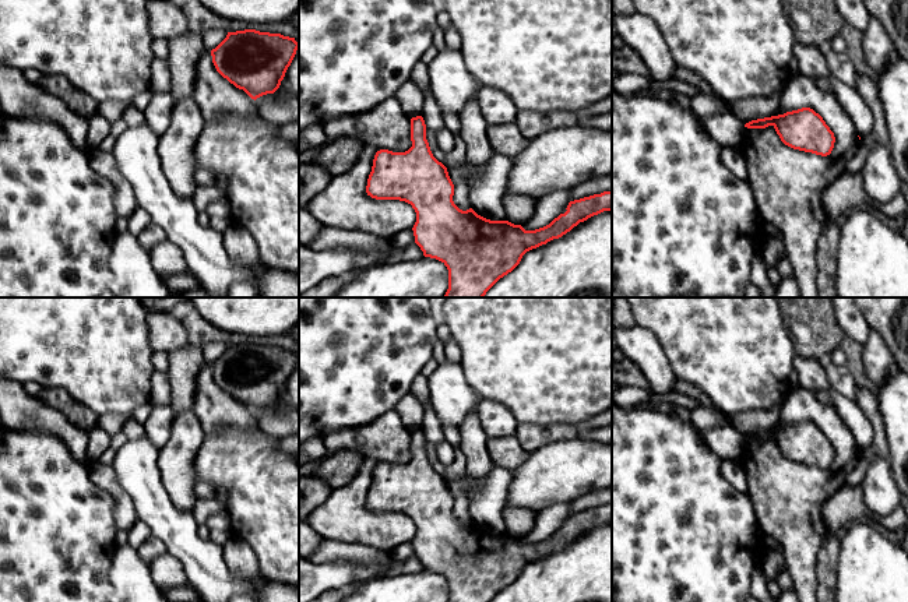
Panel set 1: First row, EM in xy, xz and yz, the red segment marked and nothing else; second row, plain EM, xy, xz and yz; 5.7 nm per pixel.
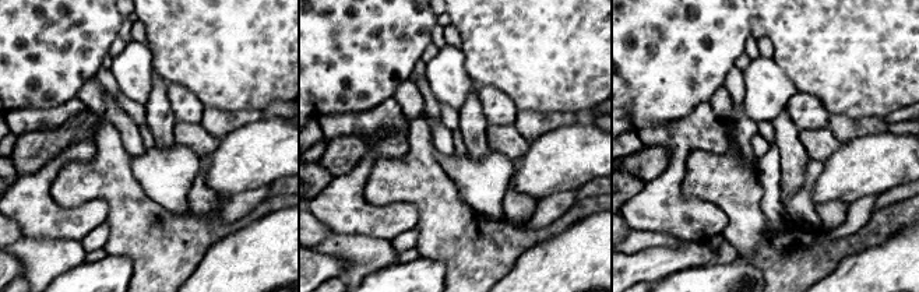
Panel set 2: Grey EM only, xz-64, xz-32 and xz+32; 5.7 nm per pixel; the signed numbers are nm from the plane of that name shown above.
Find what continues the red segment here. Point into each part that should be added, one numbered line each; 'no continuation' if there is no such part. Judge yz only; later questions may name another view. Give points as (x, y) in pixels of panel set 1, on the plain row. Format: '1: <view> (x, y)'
no continuation

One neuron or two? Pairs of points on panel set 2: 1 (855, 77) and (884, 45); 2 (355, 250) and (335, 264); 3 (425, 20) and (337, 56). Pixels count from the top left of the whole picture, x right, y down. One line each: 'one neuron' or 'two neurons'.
1: one neuron
2: two neurons
3: one neuron

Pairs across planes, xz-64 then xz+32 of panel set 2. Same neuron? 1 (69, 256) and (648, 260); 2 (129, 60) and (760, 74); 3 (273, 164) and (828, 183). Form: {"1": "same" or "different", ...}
{"1": "different", "2": "same", "3": "same"}

